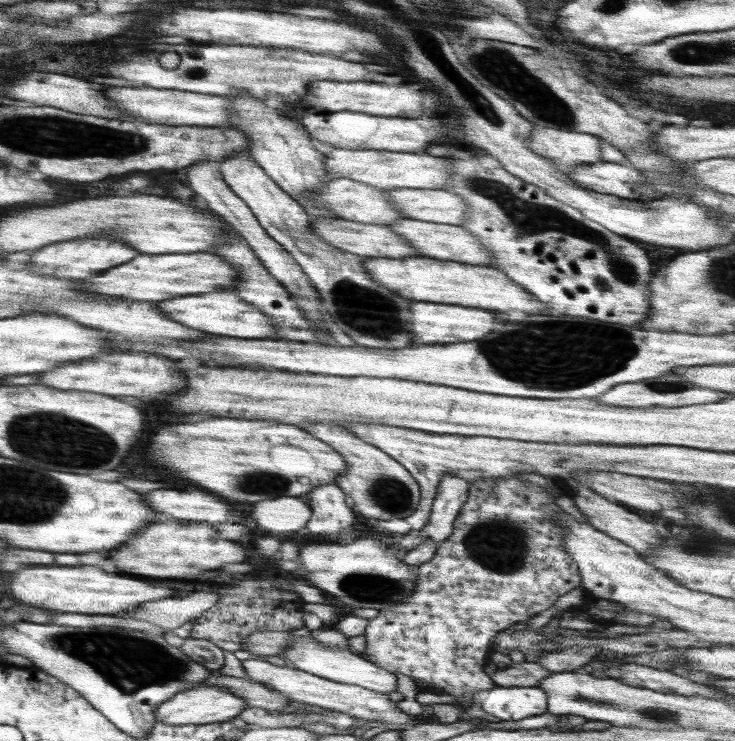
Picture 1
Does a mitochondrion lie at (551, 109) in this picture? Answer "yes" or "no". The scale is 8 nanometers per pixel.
yes

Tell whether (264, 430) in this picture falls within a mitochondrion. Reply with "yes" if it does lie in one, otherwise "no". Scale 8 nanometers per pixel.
no

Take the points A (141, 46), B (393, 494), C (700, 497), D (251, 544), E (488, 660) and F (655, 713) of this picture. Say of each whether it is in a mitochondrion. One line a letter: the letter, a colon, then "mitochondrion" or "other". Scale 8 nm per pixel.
A: other
B: mitochondrion
C: other
D: other
E: other
F: mitochondrion

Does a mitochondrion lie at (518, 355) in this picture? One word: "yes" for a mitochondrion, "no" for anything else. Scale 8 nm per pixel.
yes

